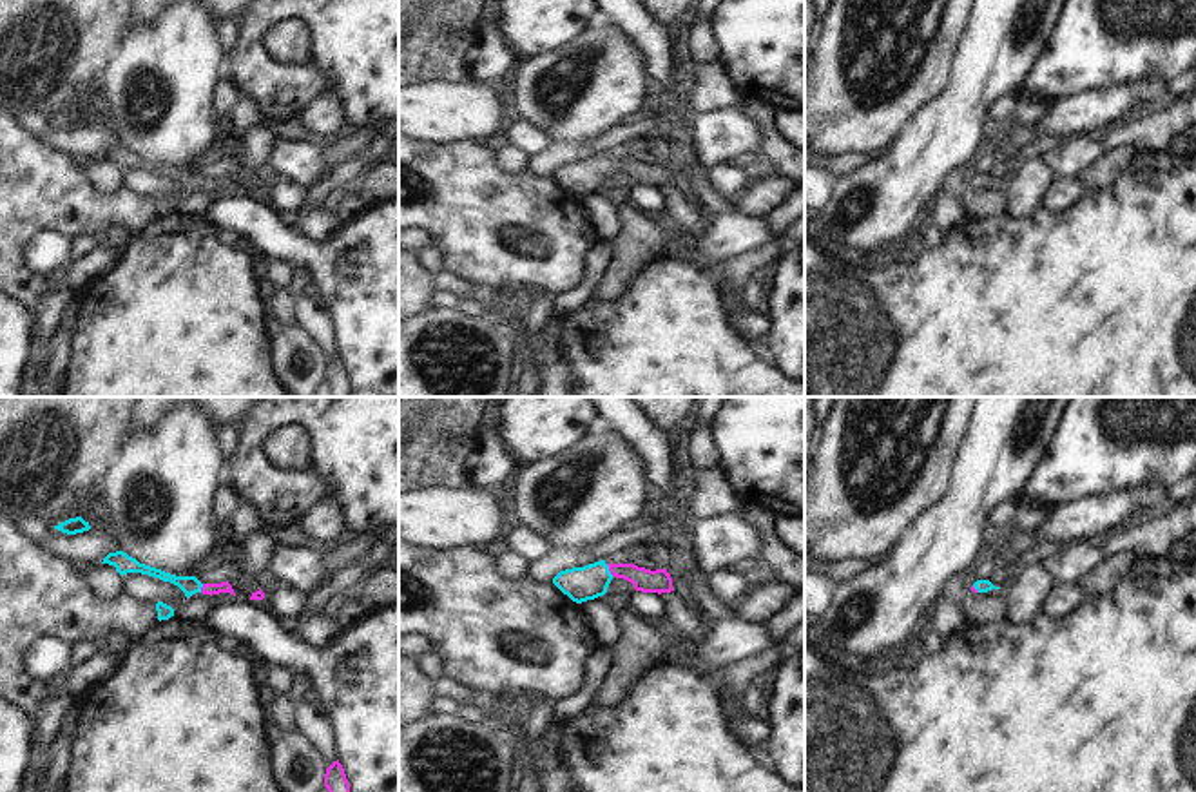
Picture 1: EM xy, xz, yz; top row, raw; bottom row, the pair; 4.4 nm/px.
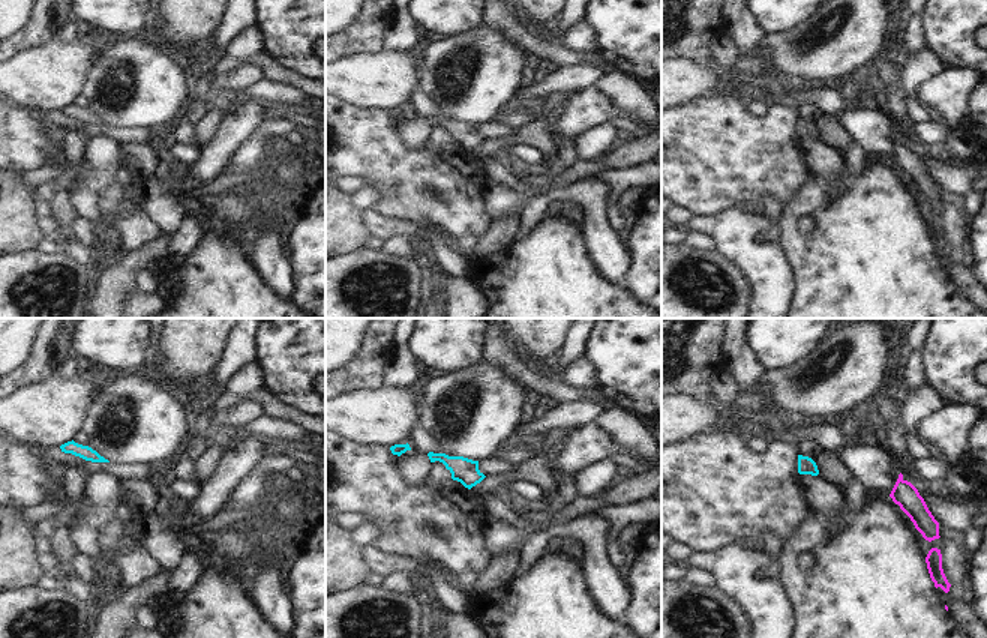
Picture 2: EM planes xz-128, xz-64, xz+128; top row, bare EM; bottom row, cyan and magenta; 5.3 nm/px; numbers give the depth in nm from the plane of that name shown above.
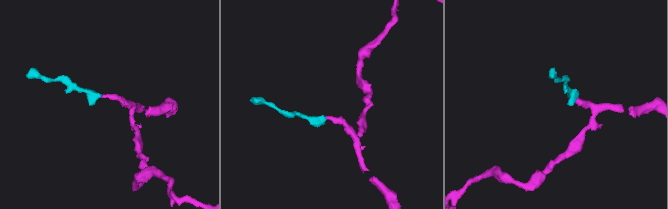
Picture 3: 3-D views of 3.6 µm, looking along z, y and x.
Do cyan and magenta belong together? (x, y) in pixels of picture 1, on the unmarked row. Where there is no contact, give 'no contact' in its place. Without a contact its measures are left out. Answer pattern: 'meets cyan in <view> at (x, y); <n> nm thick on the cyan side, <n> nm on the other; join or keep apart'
meets cyan in xz at (607, 164); 160 nm thick on the cyan side, 110 nm on the other; join

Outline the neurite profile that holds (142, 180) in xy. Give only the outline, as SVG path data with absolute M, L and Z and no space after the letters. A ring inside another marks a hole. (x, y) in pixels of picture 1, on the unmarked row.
M127 167L121 170L121 178L125 187L152 198L163 196L174 203L174 208L187 194L185 187L178 179L149 169Z

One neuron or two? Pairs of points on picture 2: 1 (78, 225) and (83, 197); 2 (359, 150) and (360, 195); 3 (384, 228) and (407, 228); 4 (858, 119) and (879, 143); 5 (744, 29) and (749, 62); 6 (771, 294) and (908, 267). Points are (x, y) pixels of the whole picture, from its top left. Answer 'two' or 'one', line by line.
1: two
2: two
3: one
4: one
5: one
6: two

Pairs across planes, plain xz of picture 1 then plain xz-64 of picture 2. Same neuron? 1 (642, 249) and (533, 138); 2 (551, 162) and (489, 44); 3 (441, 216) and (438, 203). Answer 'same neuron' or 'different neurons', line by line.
1: different neurons
2: different neurons
3: same neuron

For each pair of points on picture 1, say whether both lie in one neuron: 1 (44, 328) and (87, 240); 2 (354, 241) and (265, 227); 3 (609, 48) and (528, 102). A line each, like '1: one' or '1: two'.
1: two
2: one
3: one

